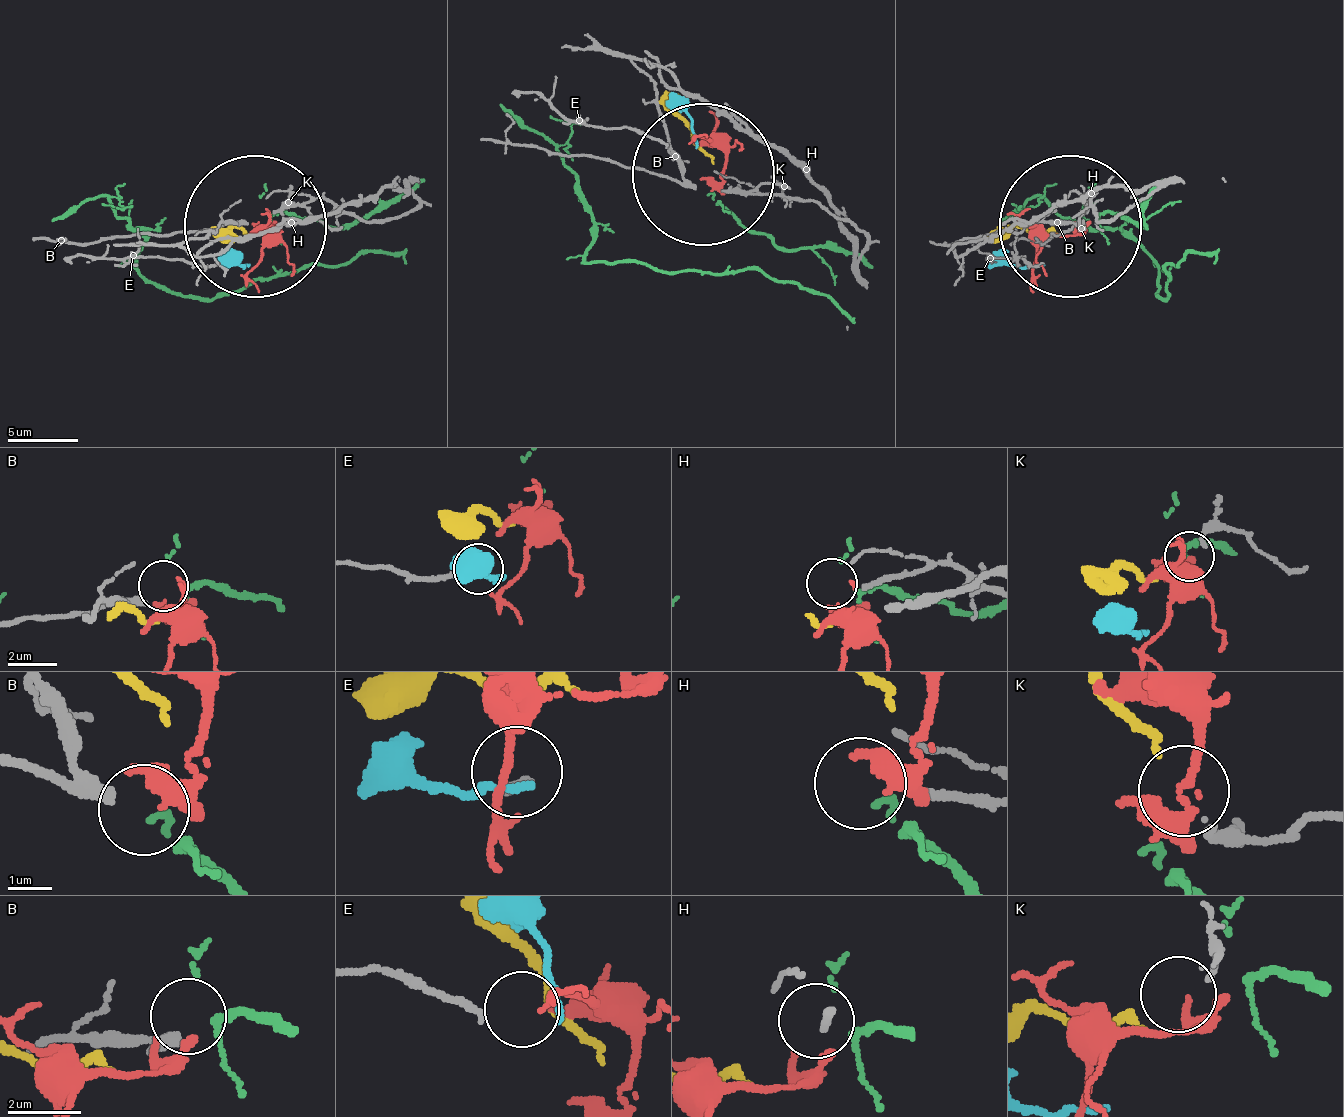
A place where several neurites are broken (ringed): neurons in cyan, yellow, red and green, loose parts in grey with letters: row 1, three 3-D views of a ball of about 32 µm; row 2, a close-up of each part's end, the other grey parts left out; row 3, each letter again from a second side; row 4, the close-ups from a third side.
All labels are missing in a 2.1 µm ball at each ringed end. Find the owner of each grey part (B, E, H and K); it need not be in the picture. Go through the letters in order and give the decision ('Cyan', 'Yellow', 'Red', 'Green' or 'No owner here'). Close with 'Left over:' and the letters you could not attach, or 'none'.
B: Green
E: No owner here
H: No owner here
K: No owner here
Left over: E, H, K

